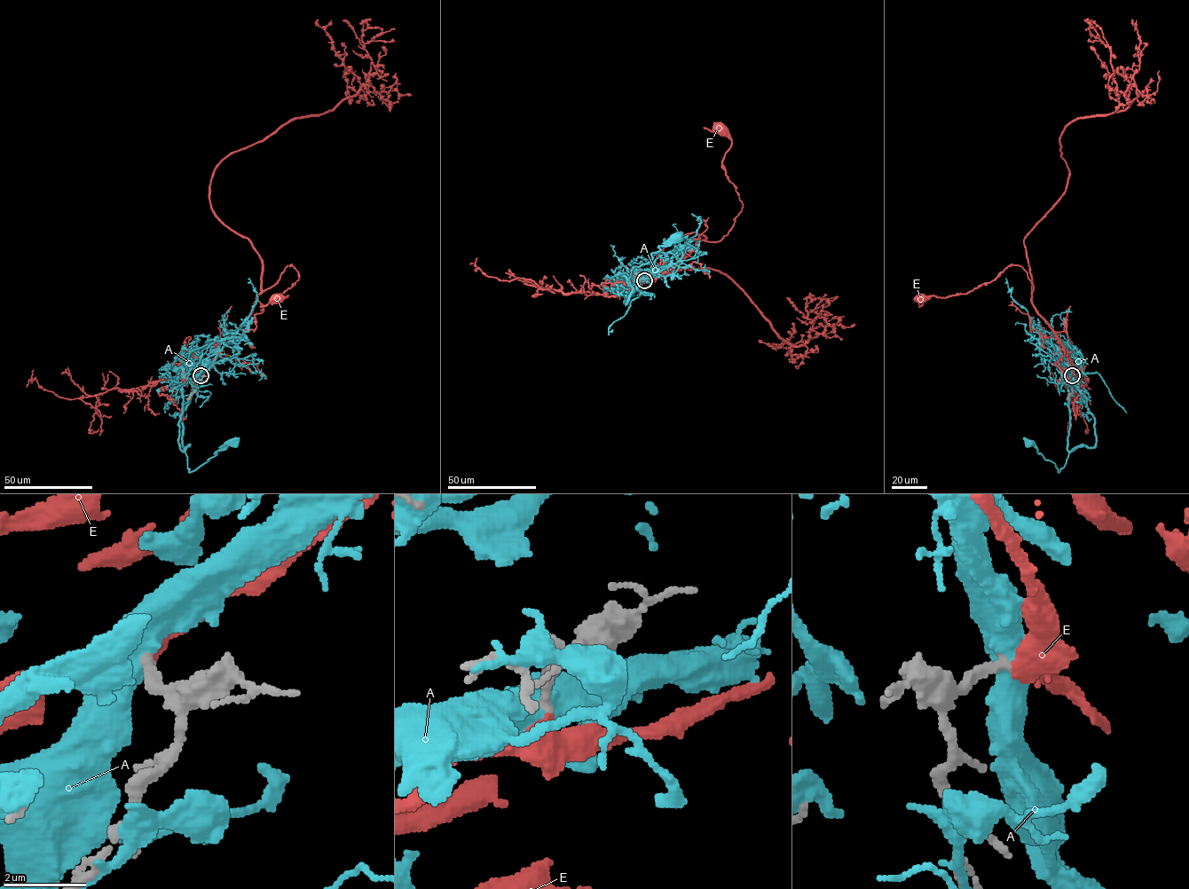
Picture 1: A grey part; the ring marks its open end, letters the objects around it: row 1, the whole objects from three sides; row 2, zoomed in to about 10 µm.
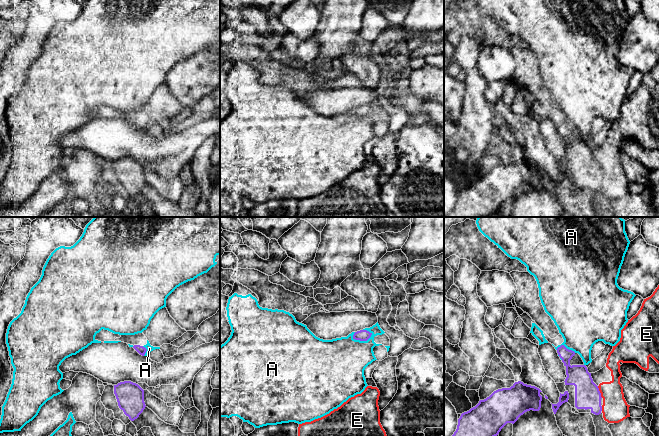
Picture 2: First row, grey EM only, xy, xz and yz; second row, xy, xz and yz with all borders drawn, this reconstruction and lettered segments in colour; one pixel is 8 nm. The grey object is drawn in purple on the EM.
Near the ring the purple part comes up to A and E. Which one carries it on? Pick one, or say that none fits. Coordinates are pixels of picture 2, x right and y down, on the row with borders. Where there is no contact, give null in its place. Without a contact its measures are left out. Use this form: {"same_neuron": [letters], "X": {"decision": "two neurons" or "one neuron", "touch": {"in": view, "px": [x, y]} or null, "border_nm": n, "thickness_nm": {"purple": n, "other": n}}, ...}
{"same_neuron": ["E"], "A": {"decision": "two neurons", "touch": {"in": "xz", "px": [362, 340]}, "border_nm": 170, "thickness_nm": {"purple": 100, "other": 400}}, "E": {"decision": "one neuron", "touch": {"in": "yz", "px": [599, 392]}, "border_nm": 100, "thickness_nm": {"purple": 200, "other": 220}}}

